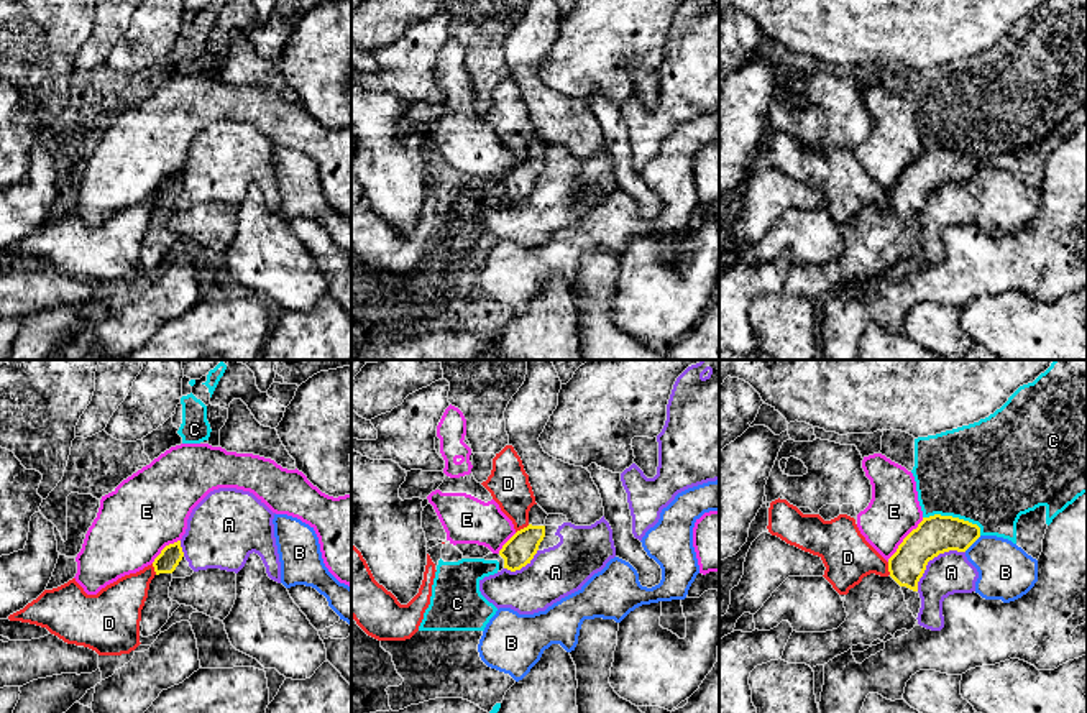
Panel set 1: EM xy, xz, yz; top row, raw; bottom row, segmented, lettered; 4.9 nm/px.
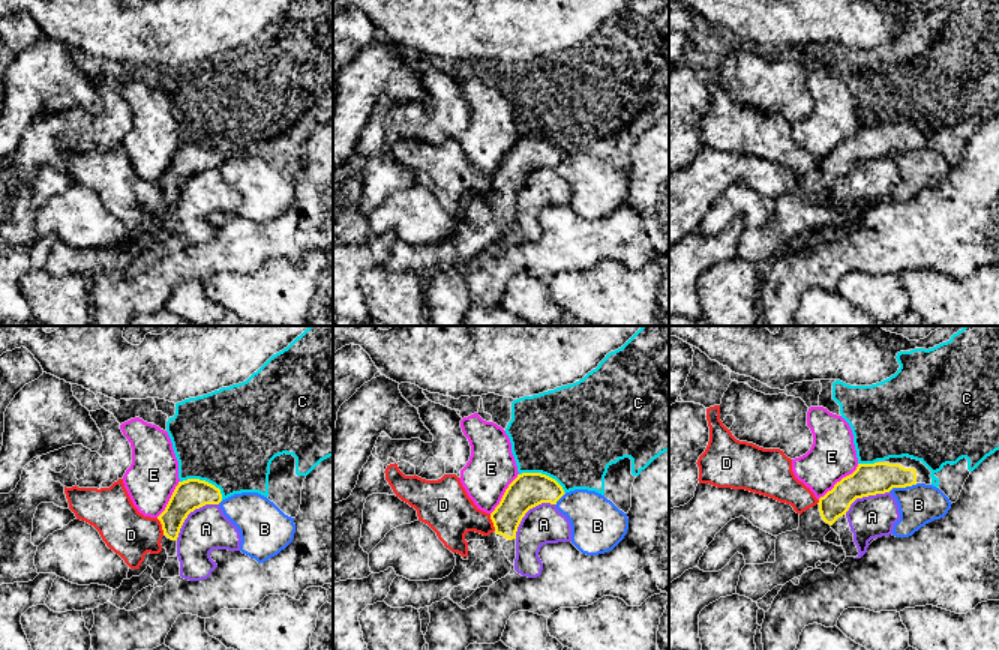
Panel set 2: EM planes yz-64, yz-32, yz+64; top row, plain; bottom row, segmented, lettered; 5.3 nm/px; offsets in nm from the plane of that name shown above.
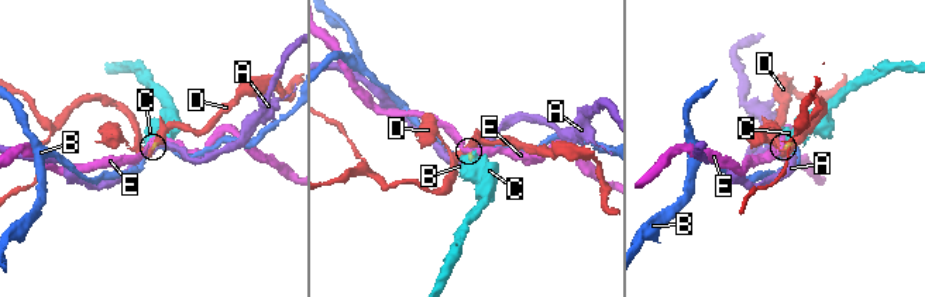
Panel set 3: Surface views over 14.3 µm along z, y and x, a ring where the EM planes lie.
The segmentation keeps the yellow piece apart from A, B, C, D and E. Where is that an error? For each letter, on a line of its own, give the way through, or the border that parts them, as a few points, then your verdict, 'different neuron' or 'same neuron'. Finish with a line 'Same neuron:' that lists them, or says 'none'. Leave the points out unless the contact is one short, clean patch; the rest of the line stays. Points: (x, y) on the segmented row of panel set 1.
A: different neuron
B: border along yz (981, 536), (964, 551); different neuron
C: border along yz (923, 516), (958, 516), (974, 523), (981, 534); different neuron
D: border along xz (529, 524), (516, 533); different neuron
E: different neuron
Same neuron: none

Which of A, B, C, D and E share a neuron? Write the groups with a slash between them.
A / B / C / D / E

